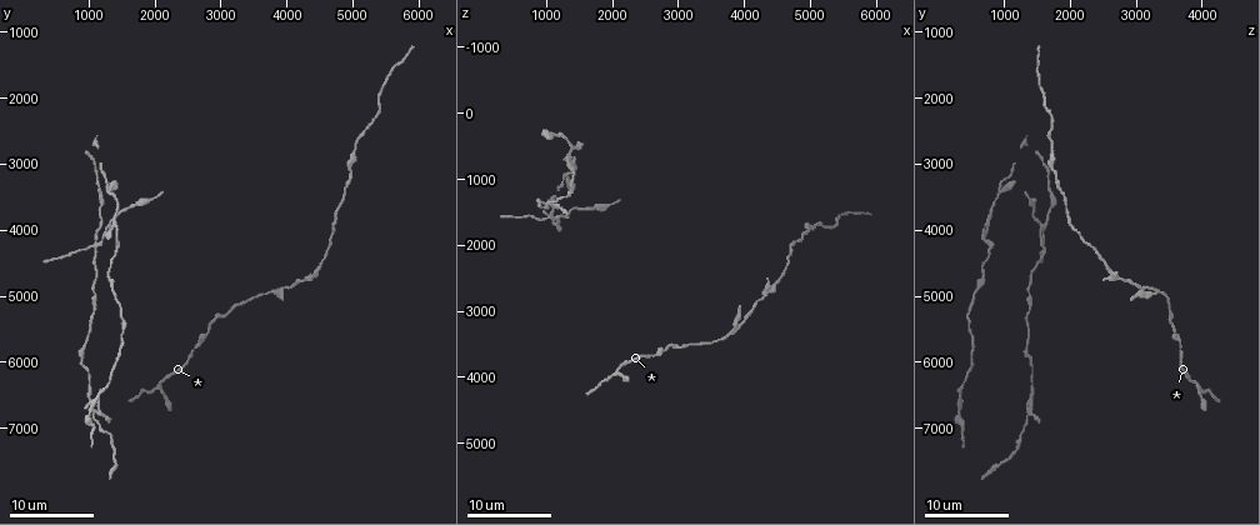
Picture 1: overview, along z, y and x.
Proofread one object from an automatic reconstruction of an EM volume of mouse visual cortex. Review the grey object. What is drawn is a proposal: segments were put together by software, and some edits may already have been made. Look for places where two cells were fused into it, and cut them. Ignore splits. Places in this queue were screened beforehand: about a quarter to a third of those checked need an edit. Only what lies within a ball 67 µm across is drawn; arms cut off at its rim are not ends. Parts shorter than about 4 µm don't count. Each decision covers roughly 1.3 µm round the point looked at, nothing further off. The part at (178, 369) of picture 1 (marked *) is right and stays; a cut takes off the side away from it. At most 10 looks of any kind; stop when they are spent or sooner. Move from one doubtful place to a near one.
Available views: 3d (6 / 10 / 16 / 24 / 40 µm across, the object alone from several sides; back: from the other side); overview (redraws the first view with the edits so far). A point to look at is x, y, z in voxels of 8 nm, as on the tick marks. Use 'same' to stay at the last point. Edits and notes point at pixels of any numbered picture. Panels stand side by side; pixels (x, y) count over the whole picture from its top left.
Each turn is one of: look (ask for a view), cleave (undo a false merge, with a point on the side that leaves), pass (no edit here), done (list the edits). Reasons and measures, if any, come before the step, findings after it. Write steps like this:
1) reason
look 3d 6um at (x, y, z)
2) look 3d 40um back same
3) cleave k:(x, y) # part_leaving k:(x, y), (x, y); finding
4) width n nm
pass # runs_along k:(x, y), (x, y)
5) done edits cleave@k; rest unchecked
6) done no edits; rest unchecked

a narrow waist
look 3d 16um at (1400, 4050, 700)

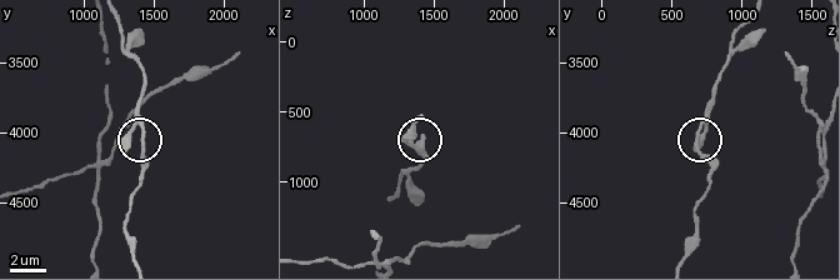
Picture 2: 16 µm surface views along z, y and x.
look 3d 6um at (1420, 4060, 680)

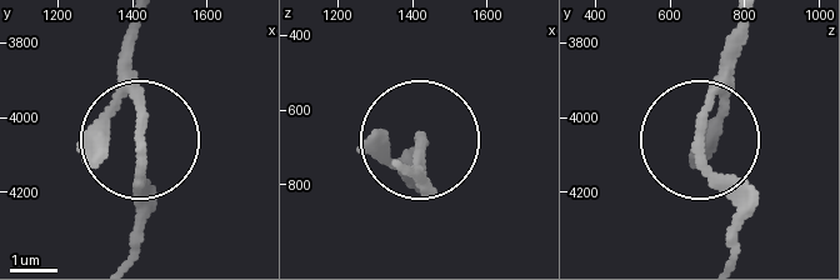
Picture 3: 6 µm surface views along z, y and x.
pass # one cell here

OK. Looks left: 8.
sudden change in width
look 3d 16um at (1350, 4900, 650)

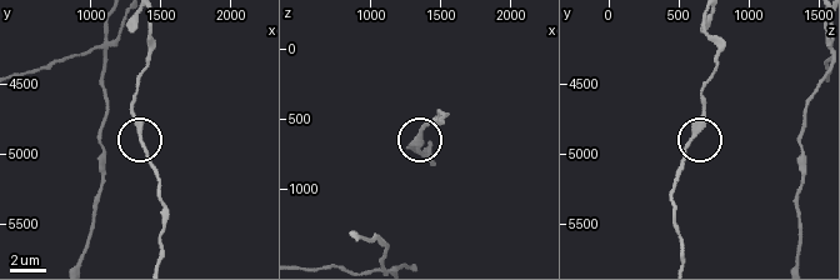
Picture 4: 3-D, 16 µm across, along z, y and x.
look 3d 10um at (1360, 4900, 600)

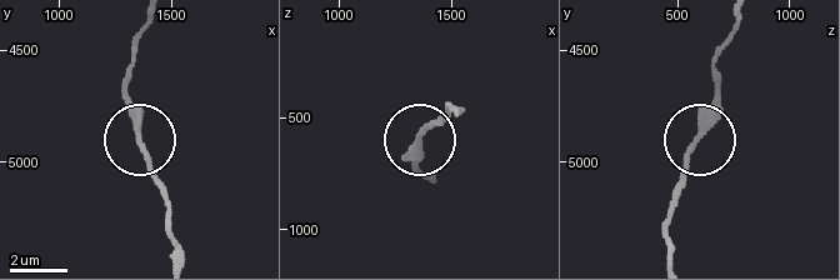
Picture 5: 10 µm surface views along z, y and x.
pass # one cell here

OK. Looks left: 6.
four or more arms meet
look 3d 24um at (1150, 4250, 1600)

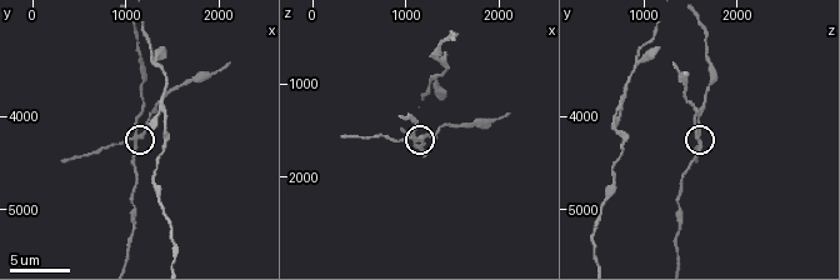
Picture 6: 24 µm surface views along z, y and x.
look 3d 10um at (1150, 4250, 1600)

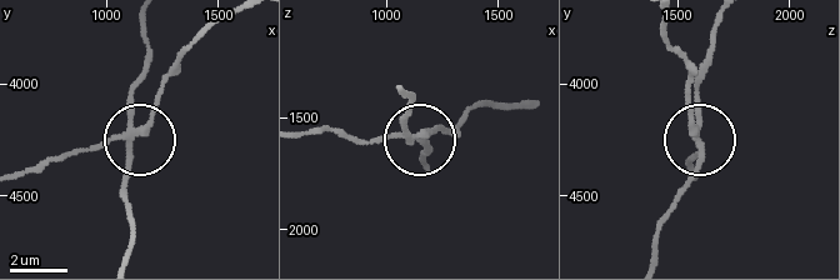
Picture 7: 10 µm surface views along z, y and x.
cleave 7:(155, 96) # part_leaving 7:(130, 134), (148, 119), (171, 69), (221, 21); two cells meet here

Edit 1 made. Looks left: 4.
look overview

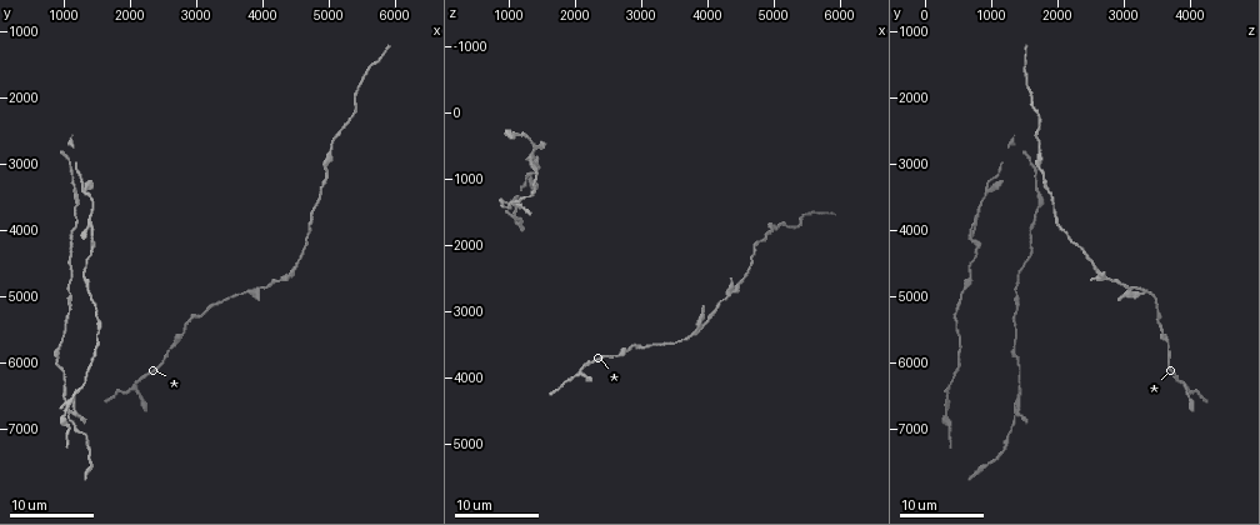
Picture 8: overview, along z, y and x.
thick turns thin
look 3d 24um at (2650, 5800, 3700)

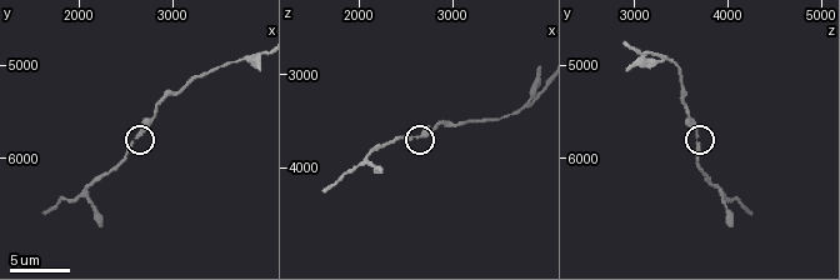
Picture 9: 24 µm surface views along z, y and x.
look 3d 10um at (2600, 5750, 3700)

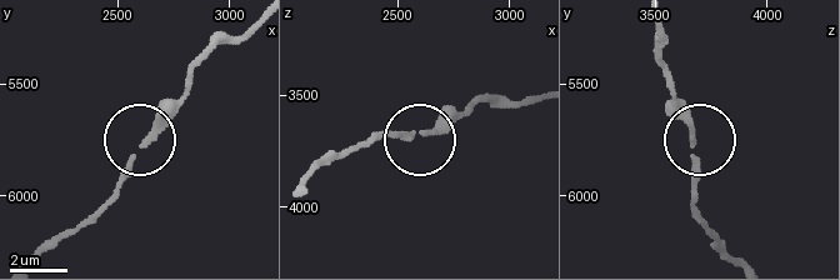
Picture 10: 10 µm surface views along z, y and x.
pass # runs_along 10:(85, 218), (111, 191), (148, 135), (188, 94); all the same cell

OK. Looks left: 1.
two arms in line, one across
look 3d 10um at (3900, 4900, 3200)

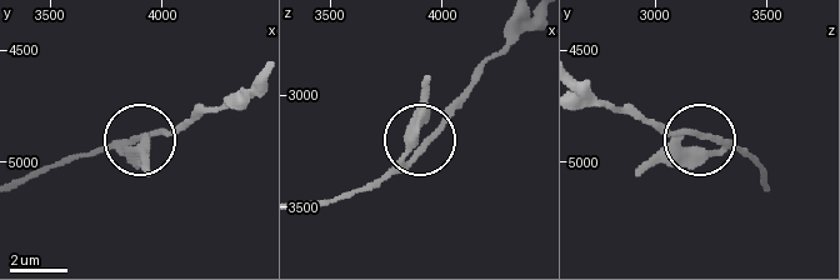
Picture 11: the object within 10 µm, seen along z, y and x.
pass # runs_along 11:(301, 205), (388, 181), (471, 90); continuous, no second cell

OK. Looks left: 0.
done edits cleave@7; rest unchecked

